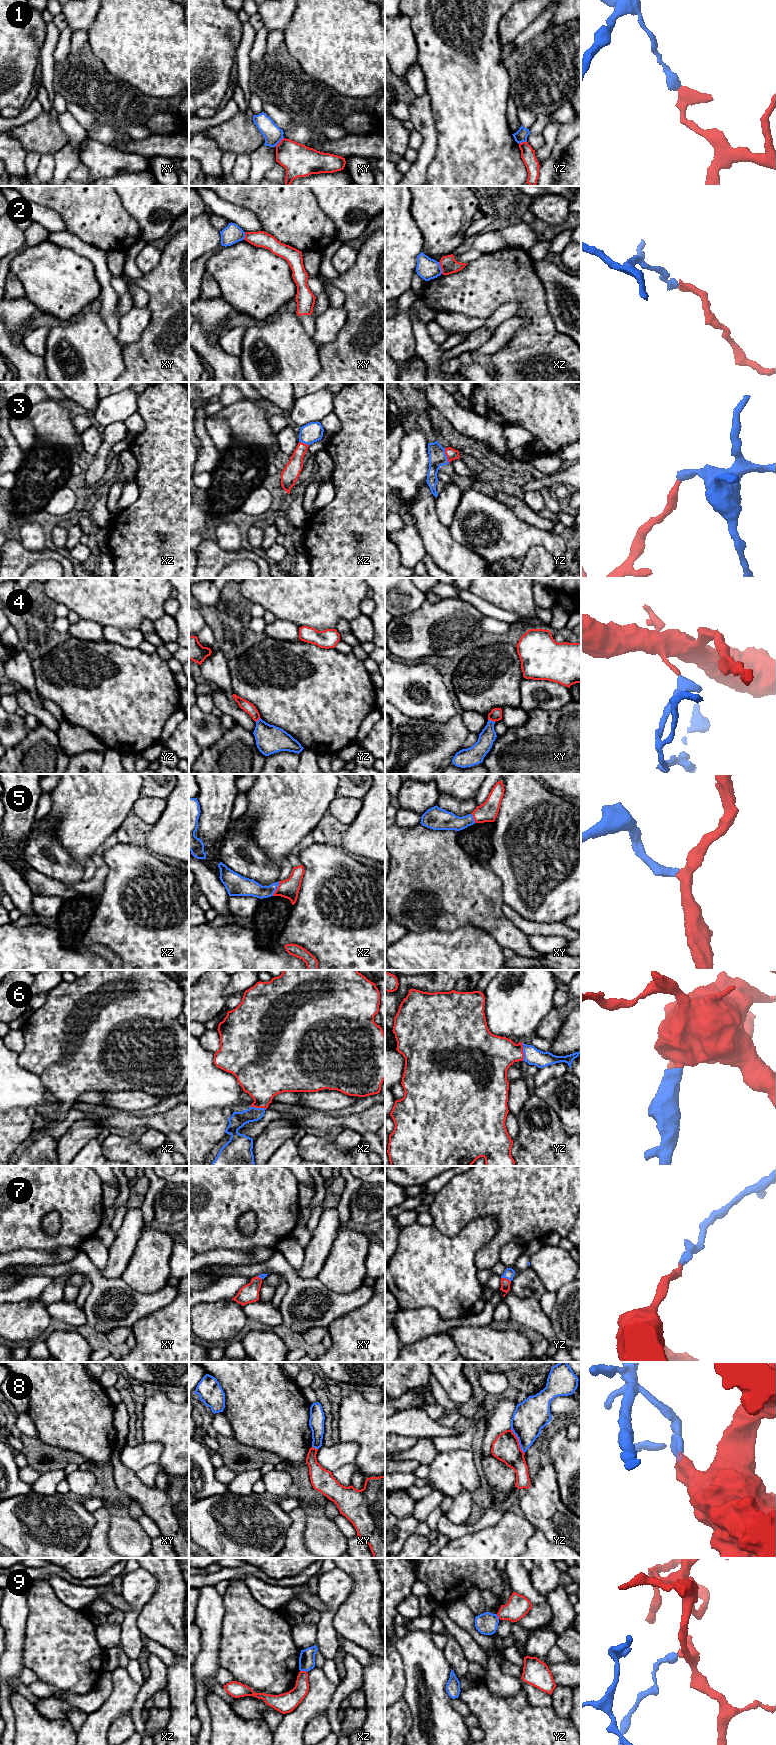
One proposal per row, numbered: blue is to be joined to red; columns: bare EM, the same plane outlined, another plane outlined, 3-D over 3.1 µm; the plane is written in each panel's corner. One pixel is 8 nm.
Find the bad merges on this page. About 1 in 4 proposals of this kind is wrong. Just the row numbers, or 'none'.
1, 2, 4, 8, 9

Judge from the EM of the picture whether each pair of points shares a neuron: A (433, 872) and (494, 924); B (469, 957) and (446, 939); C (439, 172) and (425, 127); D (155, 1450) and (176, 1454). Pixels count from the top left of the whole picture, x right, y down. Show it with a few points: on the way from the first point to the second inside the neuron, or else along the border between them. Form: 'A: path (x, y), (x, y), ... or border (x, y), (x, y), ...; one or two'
A: path (448, 887), (462, 892), (479, 909); one
B: path (463, 957), (449, 945); one
C: border (437, 134), (436, 153), (426, 175); two
D: border (144, 1441), (162, 1445), (158, 1462); two

